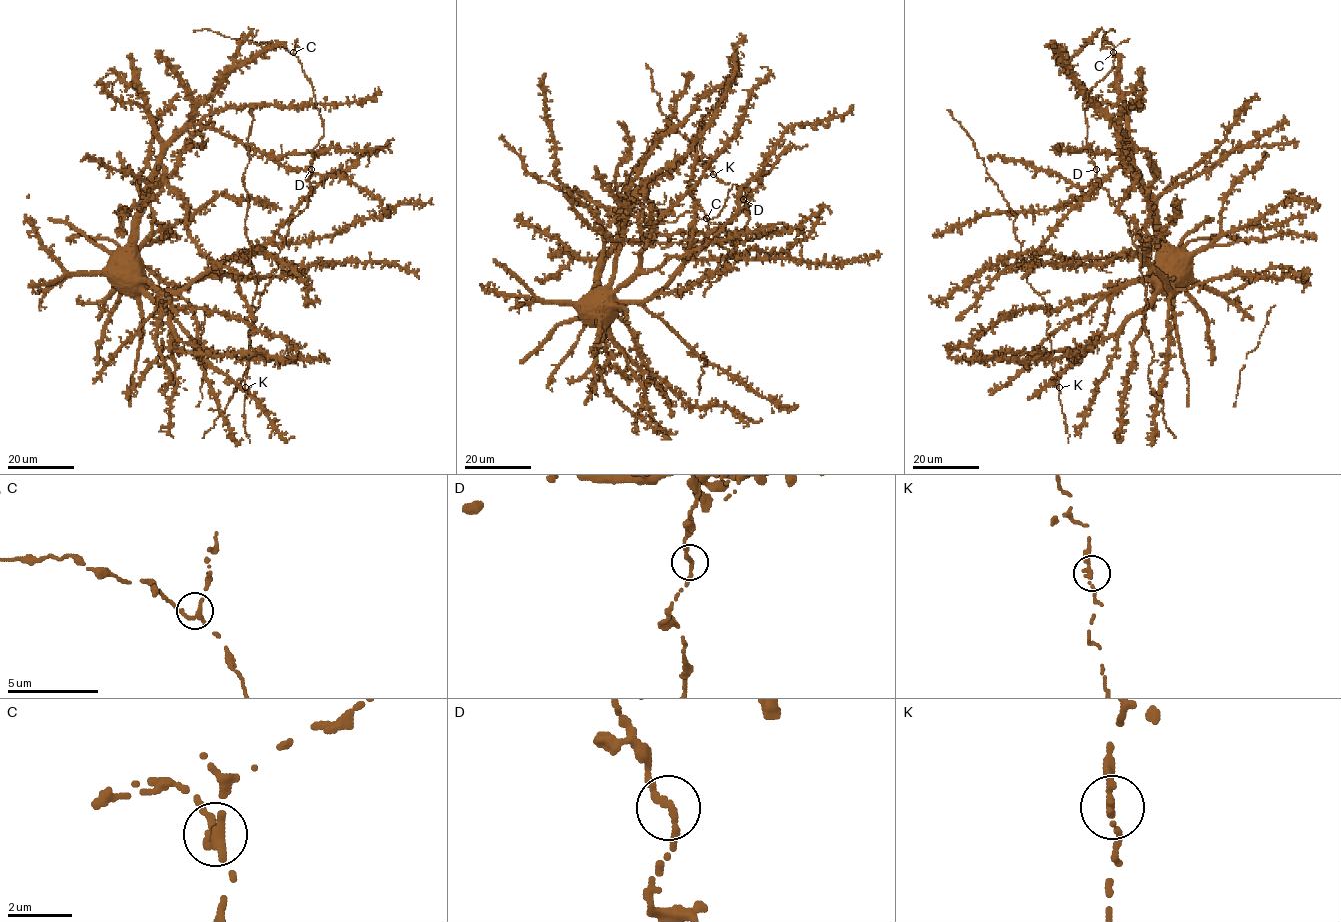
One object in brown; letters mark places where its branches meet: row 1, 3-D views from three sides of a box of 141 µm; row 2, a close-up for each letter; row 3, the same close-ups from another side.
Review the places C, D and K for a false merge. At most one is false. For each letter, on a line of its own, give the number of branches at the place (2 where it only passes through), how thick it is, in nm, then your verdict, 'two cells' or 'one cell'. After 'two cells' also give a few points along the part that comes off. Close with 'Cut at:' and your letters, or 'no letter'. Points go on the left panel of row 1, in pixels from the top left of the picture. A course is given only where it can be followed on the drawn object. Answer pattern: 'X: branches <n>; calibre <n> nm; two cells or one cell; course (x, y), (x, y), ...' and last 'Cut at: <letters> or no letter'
C: branches 2; calibre 280 nm; one cell
D: branches 2; calibre 200 nm; one cell
K: branches 2; calibre 220 nm; one cell
Cut at: no letter

